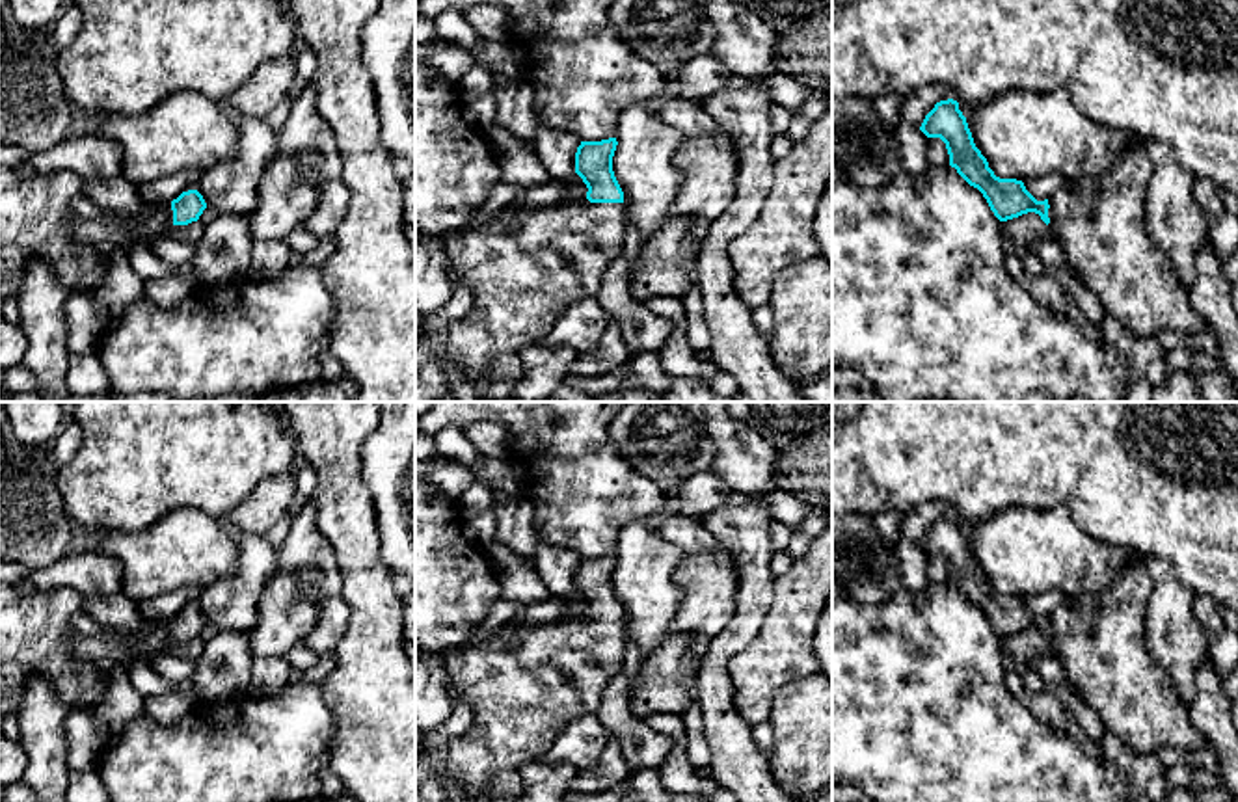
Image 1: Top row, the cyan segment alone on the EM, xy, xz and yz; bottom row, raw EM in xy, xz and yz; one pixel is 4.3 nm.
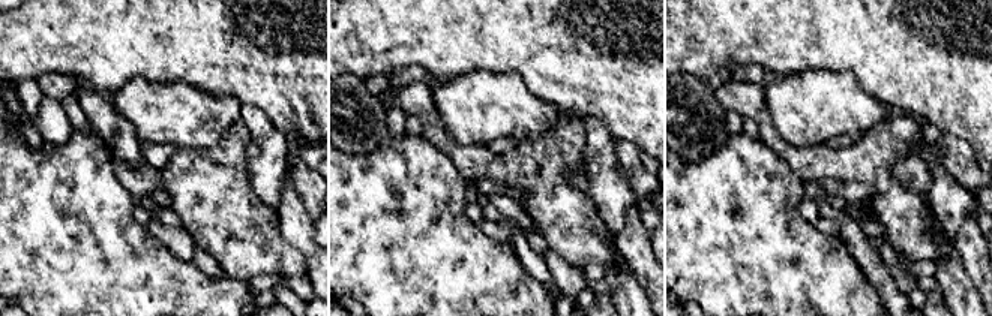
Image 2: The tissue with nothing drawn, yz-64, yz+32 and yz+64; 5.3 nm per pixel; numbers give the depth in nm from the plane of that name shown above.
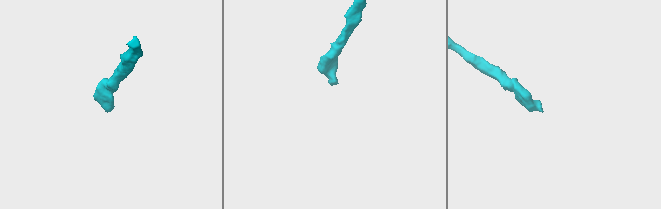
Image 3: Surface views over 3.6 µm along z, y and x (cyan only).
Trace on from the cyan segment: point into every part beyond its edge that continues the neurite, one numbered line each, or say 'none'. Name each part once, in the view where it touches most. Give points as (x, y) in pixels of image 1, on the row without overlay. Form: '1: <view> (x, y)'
1: xz (524, 687)

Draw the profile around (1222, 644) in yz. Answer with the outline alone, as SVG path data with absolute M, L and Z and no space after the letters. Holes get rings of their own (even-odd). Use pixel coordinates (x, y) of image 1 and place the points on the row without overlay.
M1195 594L1193 616L1204 636L1210 664L1223 679L1238 666L1238 631L1229 631L1218 605L1206 594Z

